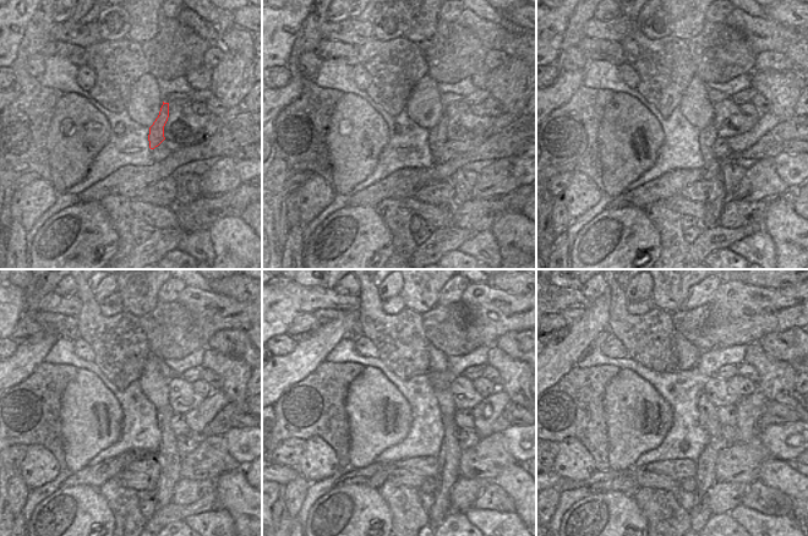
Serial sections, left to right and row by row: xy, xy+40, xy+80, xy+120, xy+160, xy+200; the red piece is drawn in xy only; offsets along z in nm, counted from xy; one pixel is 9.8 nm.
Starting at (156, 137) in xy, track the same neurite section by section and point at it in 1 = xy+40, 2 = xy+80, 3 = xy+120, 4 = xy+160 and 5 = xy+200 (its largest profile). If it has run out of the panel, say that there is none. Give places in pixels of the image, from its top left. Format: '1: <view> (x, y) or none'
1: xy+40 (437, 136)
2: xy+80 (708, 136)
3: xy+120 (170, 461)
4: xy+160 (438, 485)
5: xy+200 (710, 472)

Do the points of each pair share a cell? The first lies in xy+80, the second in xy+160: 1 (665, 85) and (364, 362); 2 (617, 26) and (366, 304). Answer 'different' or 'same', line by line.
1: different
2: different

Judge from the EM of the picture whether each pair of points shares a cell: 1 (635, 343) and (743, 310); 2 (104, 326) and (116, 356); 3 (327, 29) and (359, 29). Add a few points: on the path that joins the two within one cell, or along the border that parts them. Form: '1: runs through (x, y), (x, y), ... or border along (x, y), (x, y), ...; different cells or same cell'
1: border along (629, 334), (643, 342), (642, 353); different cells
2: runs through (107, 333), (115, 342), (116, 349); same cell
3: runs through (334, 29), (351, 29); same cell

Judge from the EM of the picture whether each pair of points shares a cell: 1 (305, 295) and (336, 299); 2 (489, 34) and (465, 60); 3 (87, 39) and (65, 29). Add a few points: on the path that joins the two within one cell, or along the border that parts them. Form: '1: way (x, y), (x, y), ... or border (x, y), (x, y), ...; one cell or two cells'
1: way (312, 299), (328, 299); one cell
2: border (459, 25), (468, 28), (486, 49); two cells
3: way (82, 34), (70, 32); one cell

